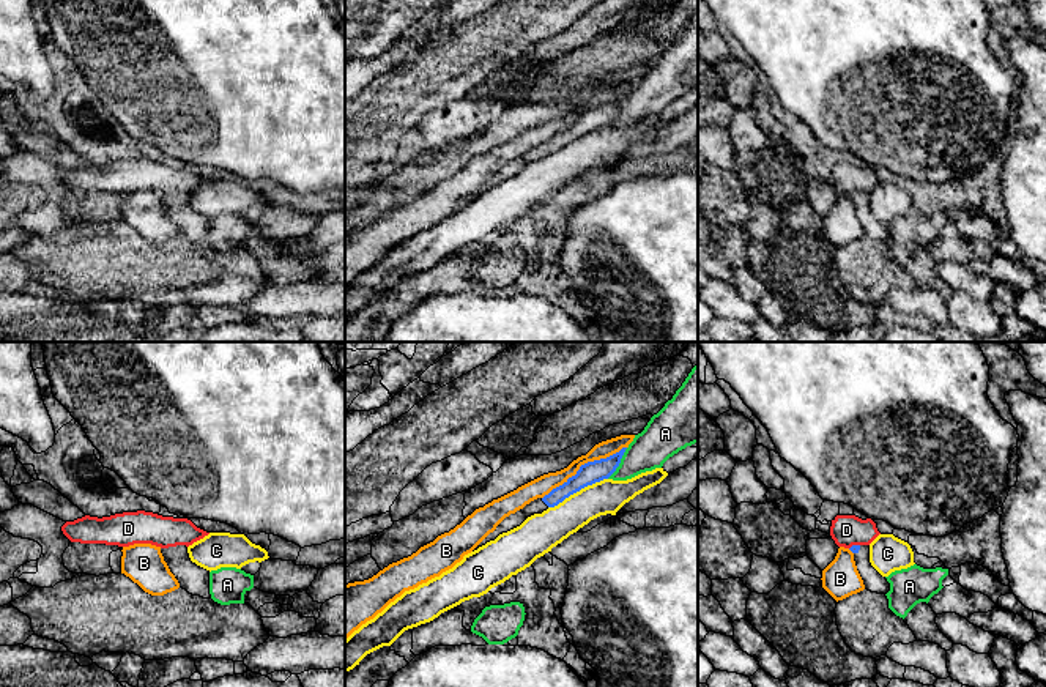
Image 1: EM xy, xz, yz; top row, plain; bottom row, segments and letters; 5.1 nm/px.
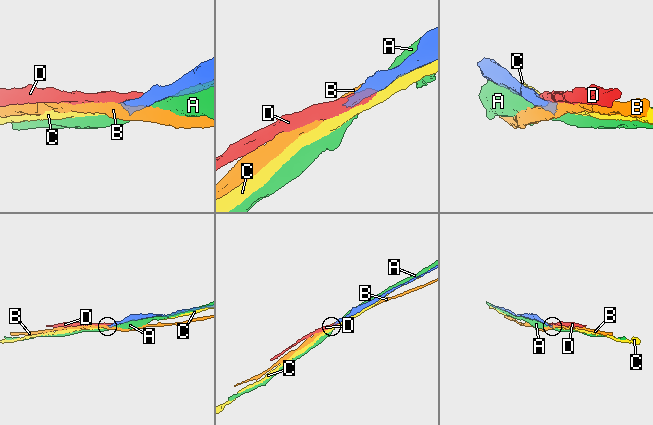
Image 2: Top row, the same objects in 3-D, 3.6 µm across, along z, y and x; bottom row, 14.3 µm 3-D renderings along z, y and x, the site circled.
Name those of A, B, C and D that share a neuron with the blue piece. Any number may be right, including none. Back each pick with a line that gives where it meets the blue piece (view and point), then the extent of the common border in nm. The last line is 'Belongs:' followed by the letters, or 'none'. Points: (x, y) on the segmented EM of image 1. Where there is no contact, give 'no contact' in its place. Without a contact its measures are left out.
Belongs: none

